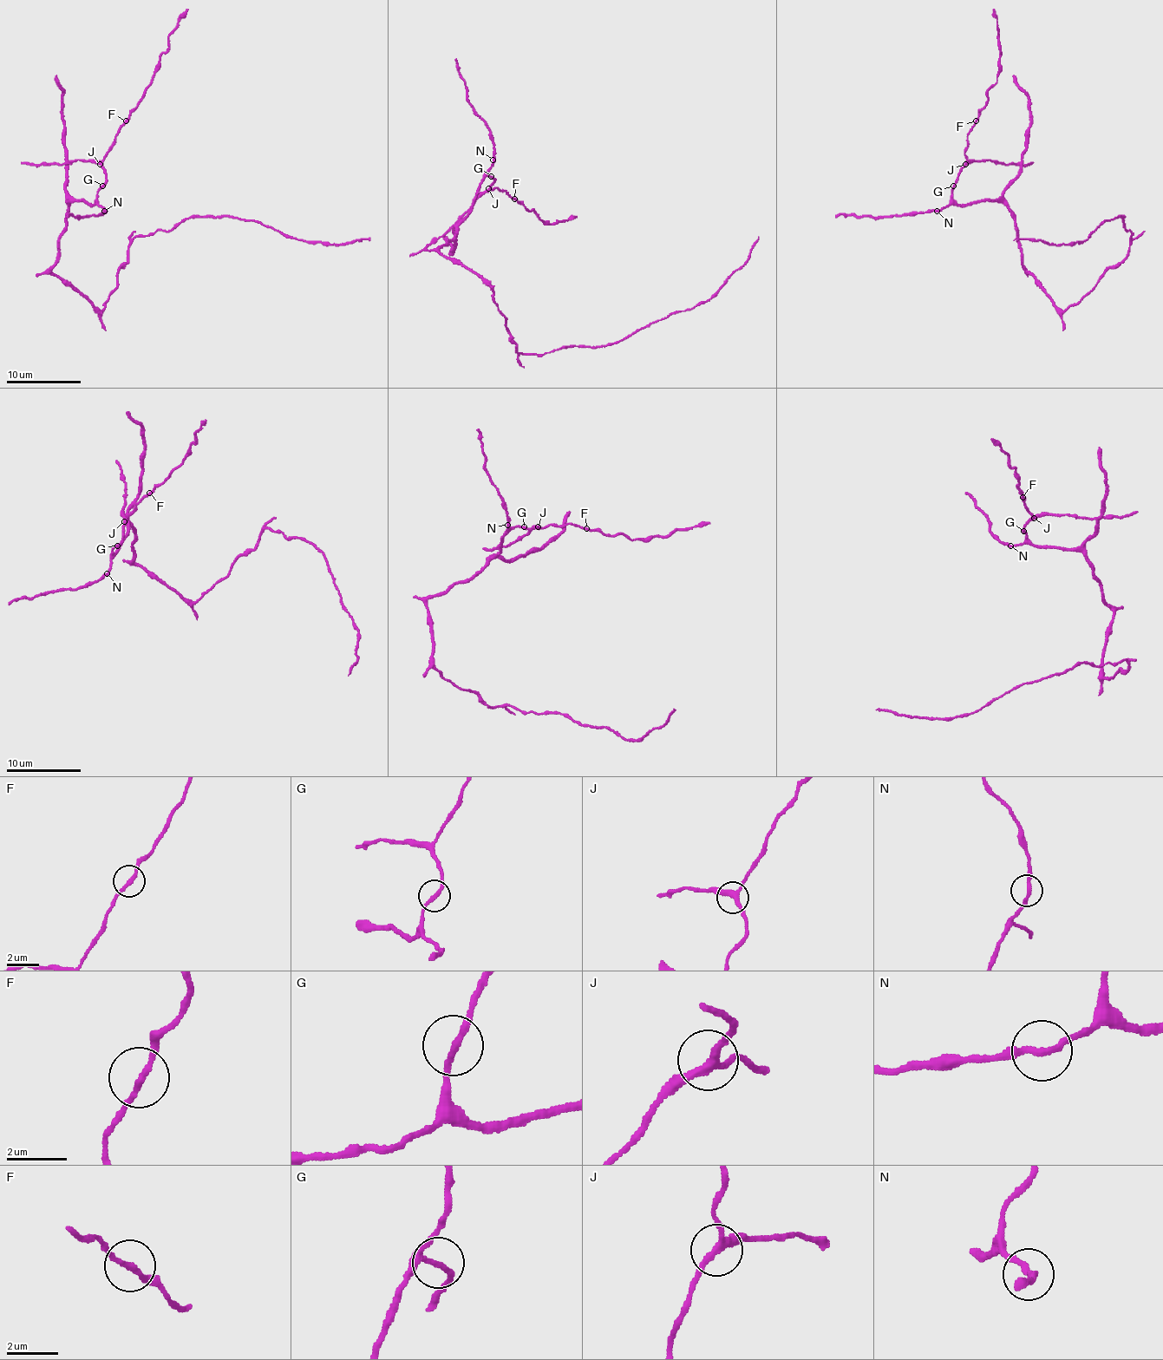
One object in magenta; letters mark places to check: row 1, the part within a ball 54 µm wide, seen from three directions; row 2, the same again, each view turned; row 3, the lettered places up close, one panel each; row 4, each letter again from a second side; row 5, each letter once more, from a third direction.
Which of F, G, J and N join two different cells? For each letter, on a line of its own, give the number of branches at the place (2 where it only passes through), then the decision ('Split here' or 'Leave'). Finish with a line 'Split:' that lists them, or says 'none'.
F: Branches: 2. Leave
G: Branches: 2. Leave
J: Branches: 3. Leave
N: Branches: 2. Leave
Split: none

